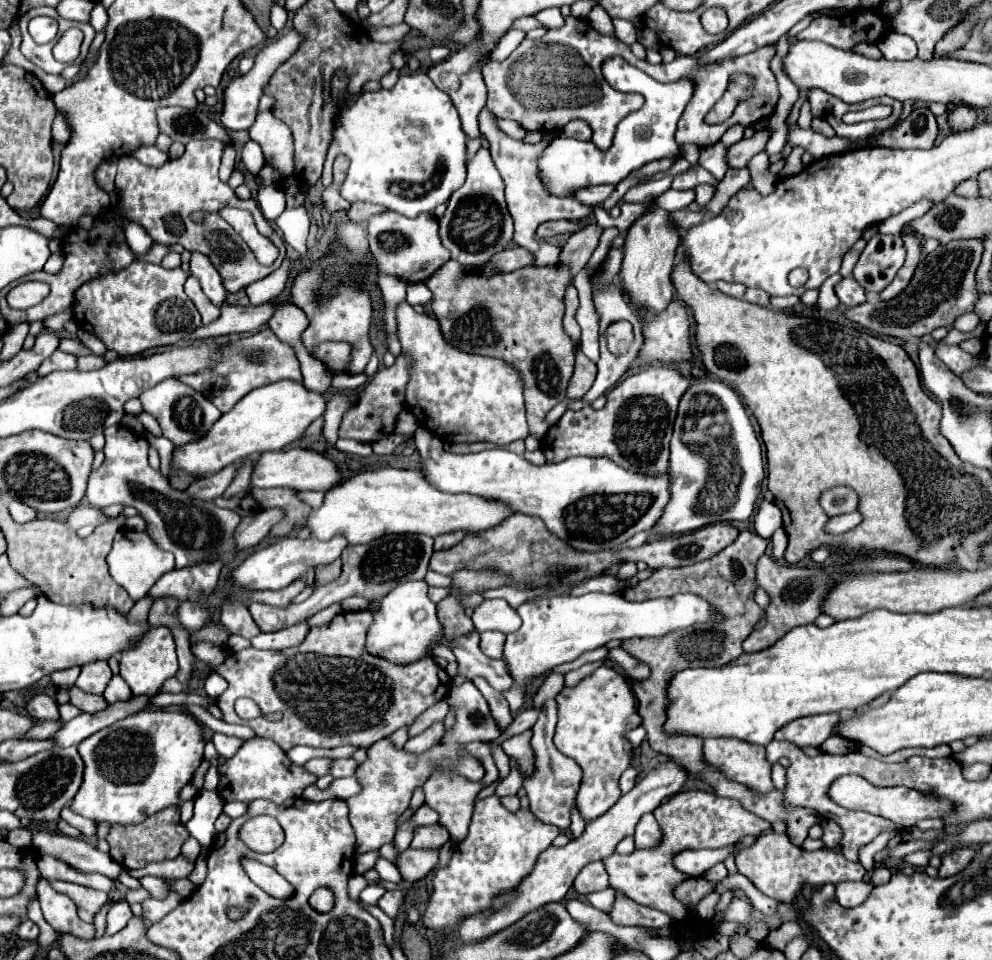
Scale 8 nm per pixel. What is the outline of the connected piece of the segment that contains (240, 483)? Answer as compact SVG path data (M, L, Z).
M246 458L238 470L238 476L234 478L234 482L230 484L230 488L224 492L226 498L238 494L238 492L248 492L250 490L250 474L252 474L252 468L254 468L254 462L250 458Z

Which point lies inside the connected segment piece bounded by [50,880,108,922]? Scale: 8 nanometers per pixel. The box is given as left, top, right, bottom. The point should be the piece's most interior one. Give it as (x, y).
(88, 901)

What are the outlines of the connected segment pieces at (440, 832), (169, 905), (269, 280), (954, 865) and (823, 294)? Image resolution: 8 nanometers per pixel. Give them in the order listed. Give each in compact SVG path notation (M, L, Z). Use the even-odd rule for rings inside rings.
M440 824L416 826L410 848L442 848L450 840L450 834Z
M170 894L166 900L154 900L154 898L148 898L148 900L144 900L142 902L142 910L144 910L144 914L146 914L146 918L150 920L152 923L157 923L168 912L172 912L178 904L182 902L182 898L178 896L178 894Z
M284 262L278 270L274 270L266 278L248 284L248 288L244 288L244 292L250 298L250 304L266 304L272 298L276 298L284 290L284 286L288 282L288 274L290 274L288 262Z
M970 848L954 850L954 852L950 852L950 854L946 854L946 856L942 858L942 866L940 866L938 874L940 874L942 878L954 876L954 874L962 872L962 870L974 860L974 856L976 856L976 852L970 850Z
M834 274L834 276L830 276L830 278L820 286L820 298L818 298L818 306L820 306L820 308L832 310L832 308L838 308L838 306L840 306L840 300L838 300L836 294L834 294L834 286L836 286L836 282L838 282L840 278L842 278L840 274Z

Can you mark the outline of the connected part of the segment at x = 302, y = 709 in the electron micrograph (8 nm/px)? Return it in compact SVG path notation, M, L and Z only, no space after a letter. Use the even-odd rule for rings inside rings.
M368 610L340 612L328 624L310 628L308 636L300 646L286 648L280 652L262 652L252 646L240 652L226 650L224 664L216 668L216 672L222 678L226 678L230 684L226 694L218 698L218 706L224 714L224 722L250 726L256 732L256 736L274 740L276 744L280 744L280 748L284 748L284 752L288 752L298 744L306 744L314 748L336 748L346 744L356 748L368 748L376 740L388 738L388 734L398 730L398 726L412 724L416 716L447 696L451 678L432 658L424 658L410 666L394 666L382 658L370 656L366 650L362 650L364 636L370 622L372 616ZM242 696L250 696L252 700L256 700L262 712L258 718L254 720L238 718L238 714L234 712L234 702ZM378 696L384 700L384 704L378 704ZM268 712L282 712L282 720L268 722L264 718Z

